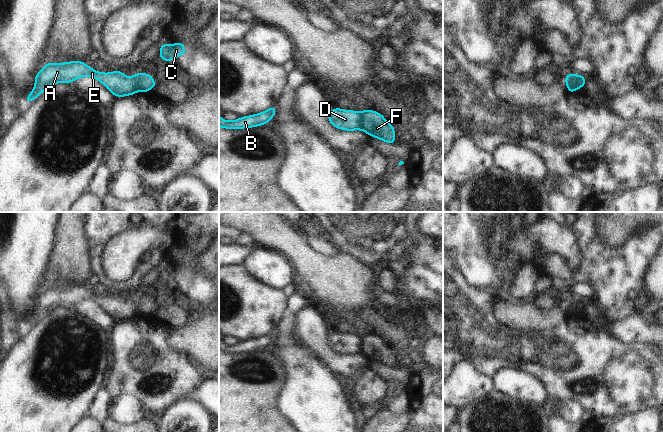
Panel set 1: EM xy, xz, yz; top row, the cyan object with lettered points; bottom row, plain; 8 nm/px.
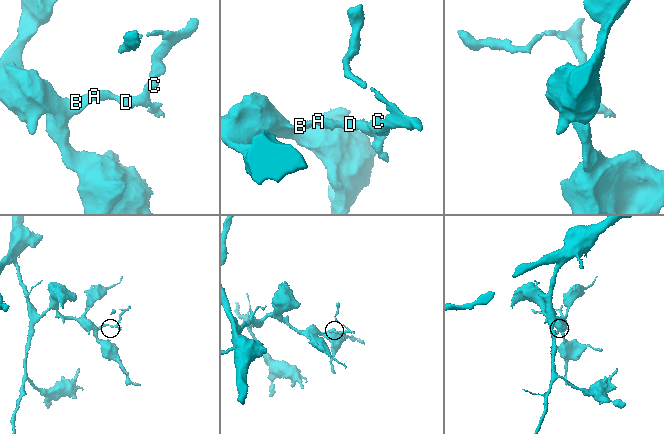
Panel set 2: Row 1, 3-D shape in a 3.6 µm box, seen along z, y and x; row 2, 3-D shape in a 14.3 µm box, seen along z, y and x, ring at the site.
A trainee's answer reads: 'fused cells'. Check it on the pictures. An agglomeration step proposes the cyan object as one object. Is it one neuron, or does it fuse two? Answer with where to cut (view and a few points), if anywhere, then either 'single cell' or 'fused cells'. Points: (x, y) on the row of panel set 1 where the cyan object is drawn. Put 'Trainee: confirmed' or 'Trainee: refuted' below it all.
cut in xz along (360, 112), (361, 128); fused cells
Trainee: confirmed

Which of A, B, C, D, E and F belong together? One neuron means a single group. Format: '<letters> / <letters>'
A B D E / C F

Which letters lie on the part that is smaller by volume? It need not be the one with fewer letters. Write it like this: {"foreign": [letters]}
{"foreign": ["C", "F"]}

